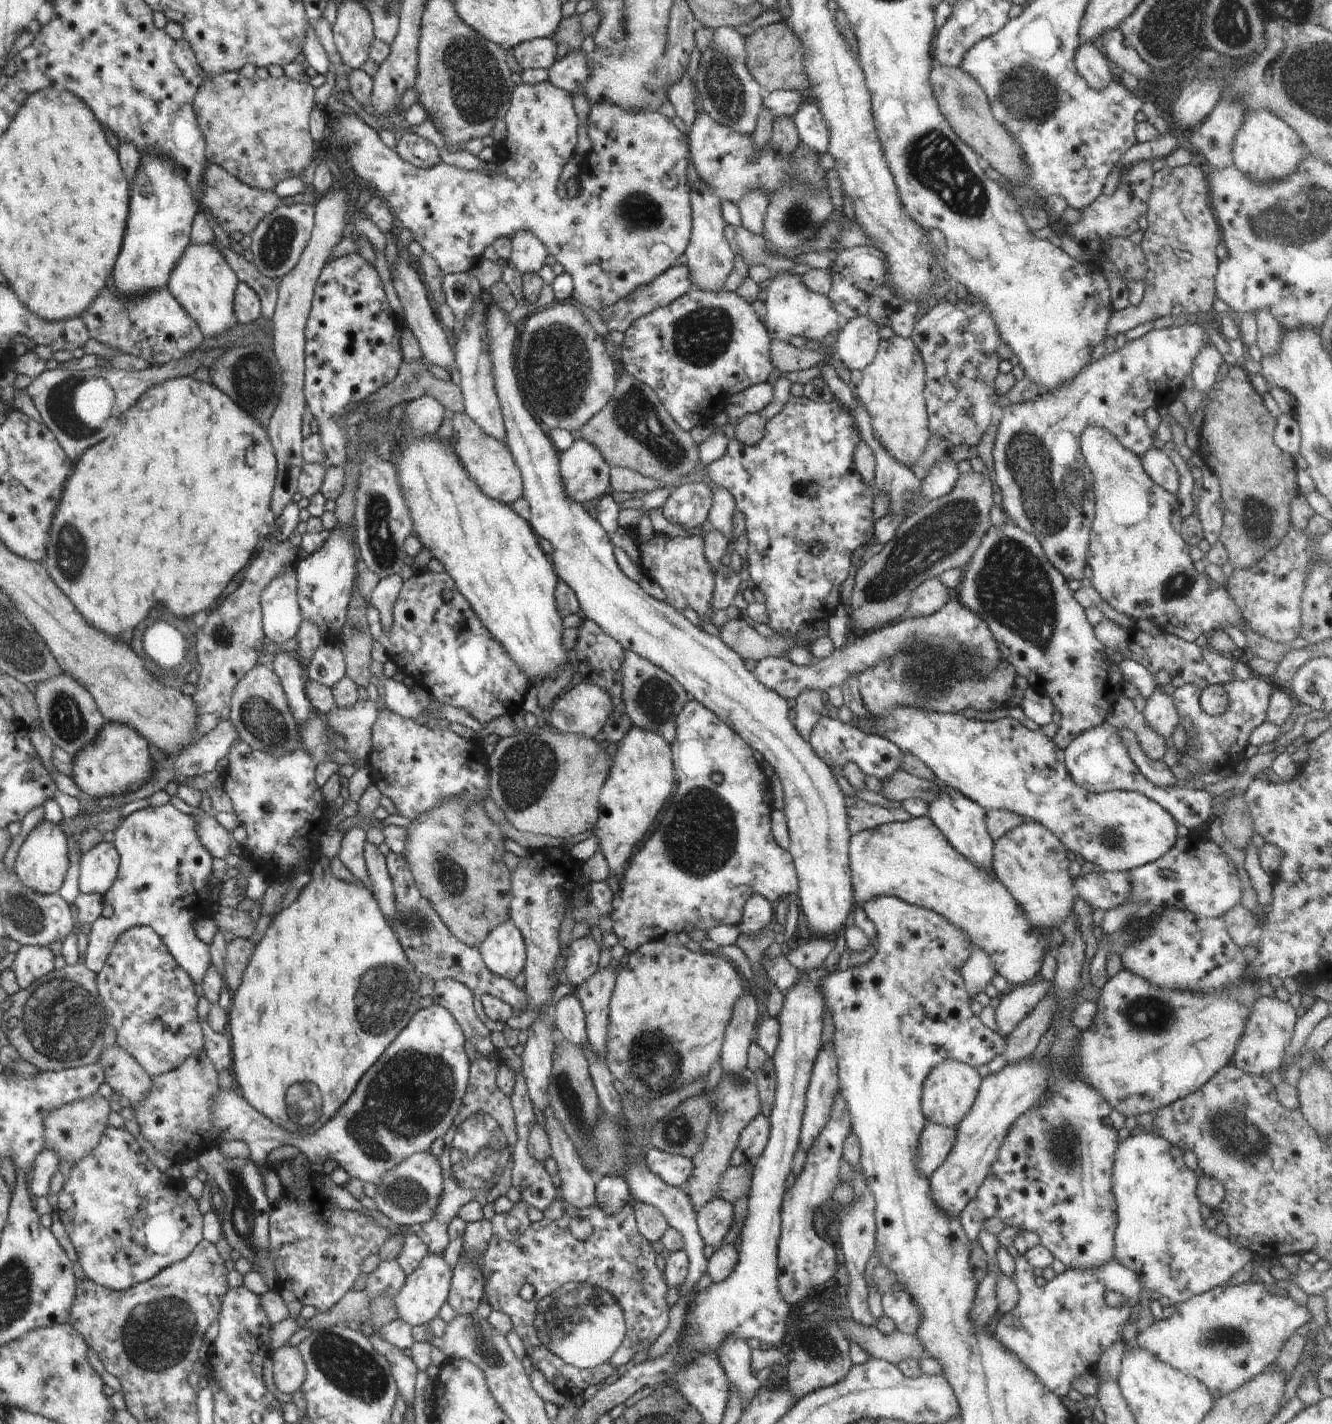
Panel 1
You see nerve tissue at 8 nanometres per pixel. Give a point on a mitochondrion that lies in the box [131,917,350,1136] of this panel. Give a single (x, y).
(303, 1104)

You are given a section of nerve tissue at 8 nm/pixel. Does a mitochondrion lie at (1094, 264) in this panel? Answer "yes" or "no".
no

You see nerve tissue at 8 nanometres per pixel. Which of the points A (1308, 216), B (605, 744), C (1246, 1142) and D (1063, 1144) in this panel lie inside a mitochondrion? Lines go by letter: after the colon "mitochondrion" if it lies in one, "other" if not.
A: mitochondrion
B: other
C: mitochondrion
D: mitochondrion

